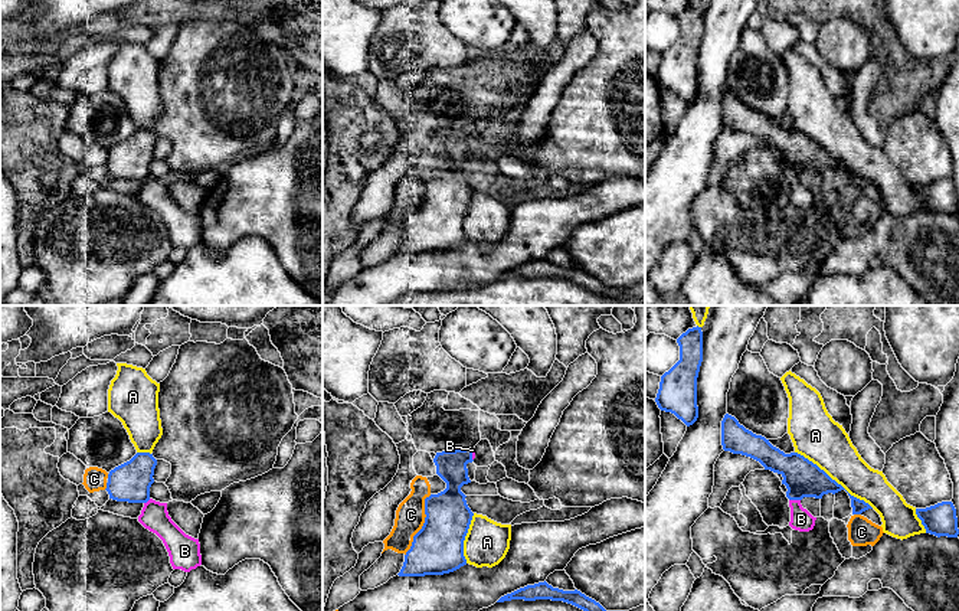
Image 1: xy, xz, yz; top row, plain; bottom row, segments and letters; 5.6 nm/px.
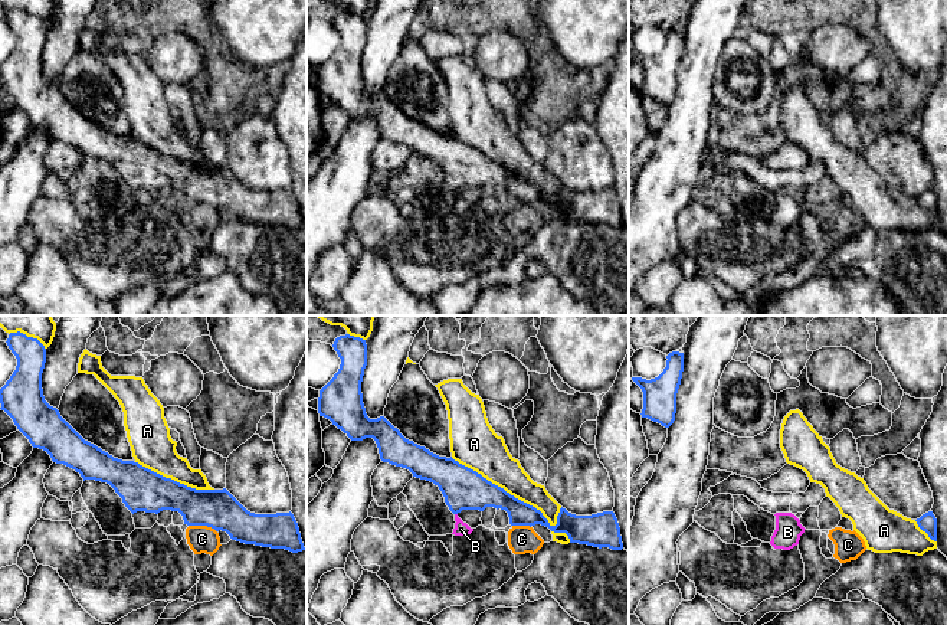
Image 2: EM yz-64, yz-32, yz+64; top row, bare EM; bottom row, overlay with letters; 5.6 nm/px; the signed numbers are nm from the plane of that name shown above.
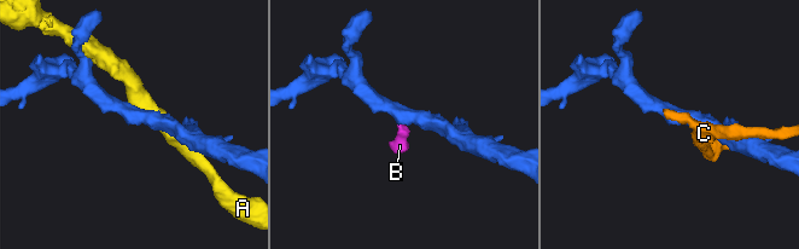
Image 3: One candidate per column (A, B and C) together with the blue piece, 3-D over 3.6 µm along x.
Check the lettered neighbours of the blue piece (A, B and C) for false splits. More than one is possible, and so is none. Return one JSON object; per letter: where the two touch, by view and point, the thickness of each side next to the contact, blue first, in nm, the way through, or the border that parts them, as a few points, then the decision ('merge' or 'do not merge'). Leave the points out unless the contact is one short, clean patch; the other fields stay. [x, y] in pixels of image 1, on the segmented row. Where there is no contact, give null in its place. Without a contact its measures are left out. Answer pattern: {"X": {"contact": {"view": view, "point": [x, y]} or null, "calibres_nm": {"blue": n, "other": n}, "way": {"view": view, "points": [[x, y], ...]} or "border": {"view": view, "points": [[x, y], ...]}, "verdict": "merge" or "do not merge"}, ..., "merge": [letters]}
{"A": {"contact": {"view": "yz", "point": [834, 480]}, "calibres_nm": {"blue": 200, "other": 260}, "verdict": "do not merge"}, "B": {"contact": {"view": "yz", "point": [795, 499]}, "calibres_nm": {"blue": 200, "other": 120}, "way": {"view": "yz", "points": [[802, 479], [795, 499], [795, 507], [801, 519]]}, "verdict": "merge"}, "C": {"contact": {"view": "xz", "point": [424, 525]}, "calibres_nm": {"blue": 280, "other": 160}, "verdict": "do not merge"}, "merge": ["B"]}

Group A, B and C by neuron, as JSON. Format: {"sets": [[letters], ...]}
{"sets": [["A"], ["B"], ["C"]]}

